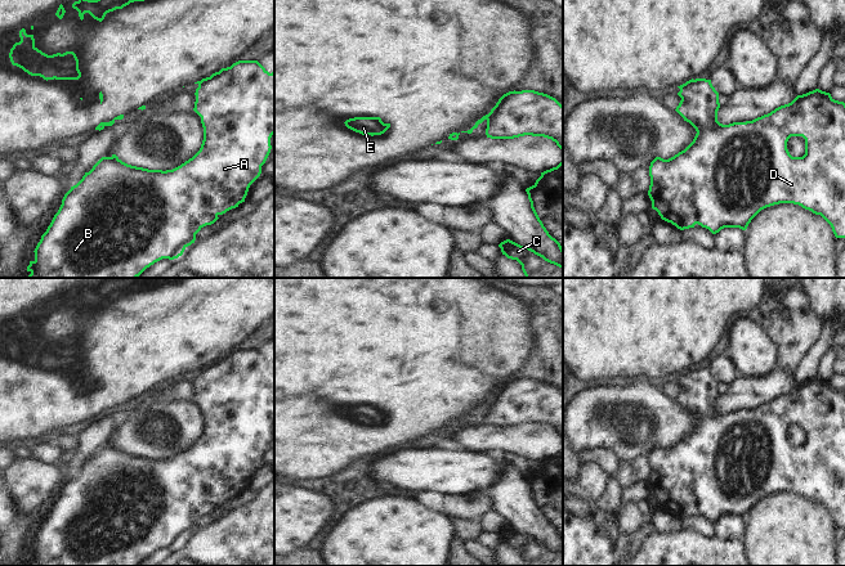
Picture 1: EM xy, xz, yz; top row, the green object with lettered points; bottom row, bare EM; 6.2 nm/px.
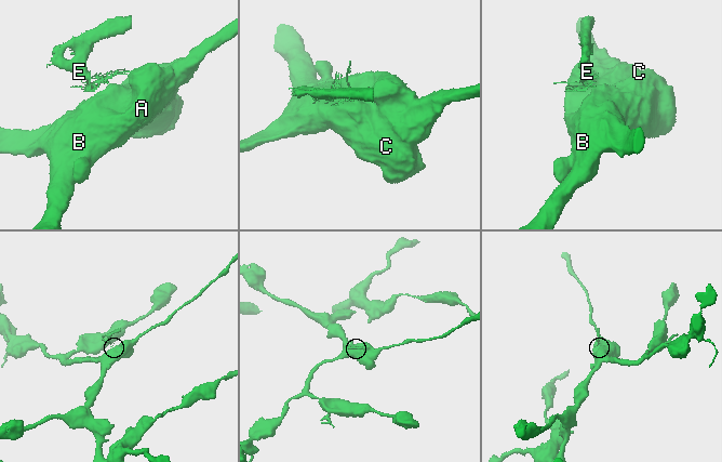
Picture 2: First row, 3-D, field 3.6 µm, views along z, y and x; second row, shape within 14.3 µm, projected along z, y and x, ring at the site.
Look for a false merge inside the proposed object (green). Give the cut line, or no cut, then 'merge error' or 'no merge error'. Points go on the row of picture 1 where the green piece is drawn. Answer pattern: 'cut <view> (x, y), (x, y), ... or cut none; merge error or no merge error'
cut xz (490, 113), (486, 118); merge error

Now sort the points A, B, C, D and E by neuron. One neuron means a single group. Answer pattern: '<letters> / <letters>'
A B C D / E

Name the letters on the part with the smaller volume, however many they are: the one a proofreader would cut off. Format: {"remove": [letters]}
{"remove": ["E"]}

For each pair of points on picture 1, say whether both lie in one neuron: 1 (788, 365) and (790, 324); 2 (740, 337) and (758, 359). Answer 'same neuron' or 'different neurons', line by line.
1: same neuron
2: same neuron

